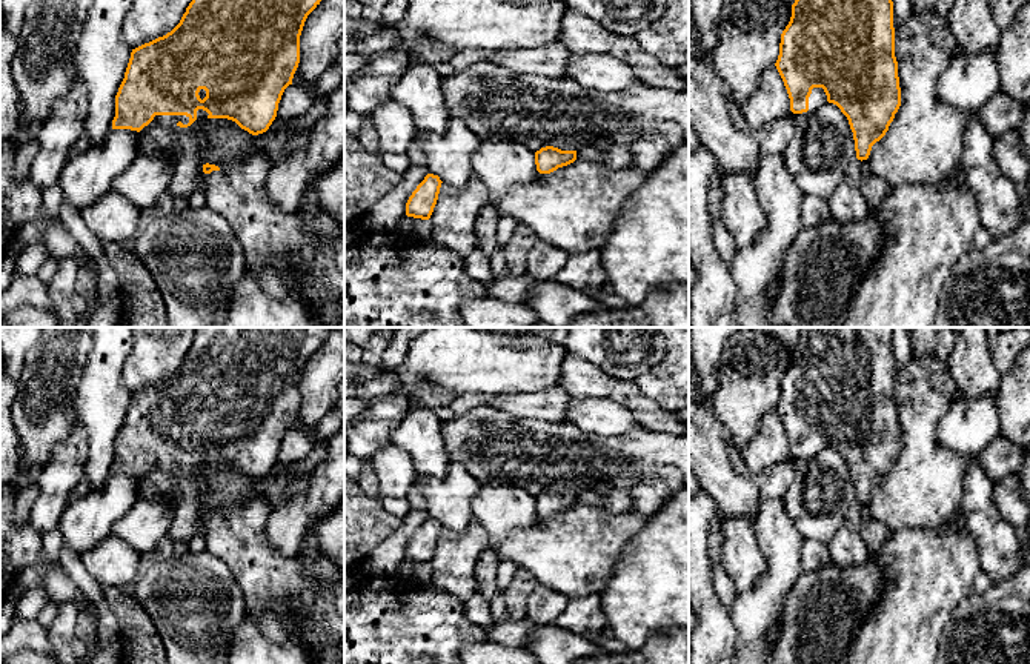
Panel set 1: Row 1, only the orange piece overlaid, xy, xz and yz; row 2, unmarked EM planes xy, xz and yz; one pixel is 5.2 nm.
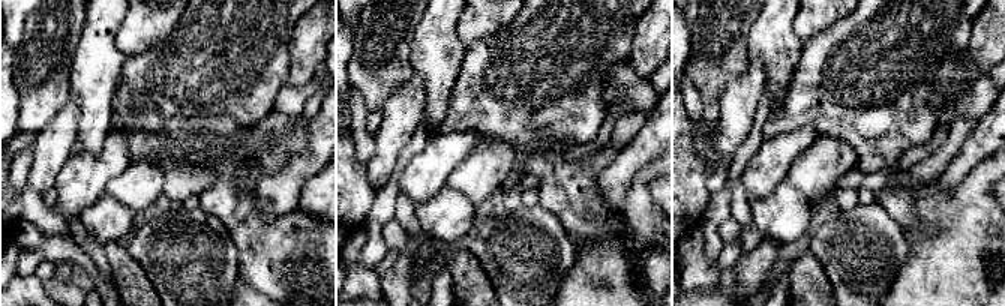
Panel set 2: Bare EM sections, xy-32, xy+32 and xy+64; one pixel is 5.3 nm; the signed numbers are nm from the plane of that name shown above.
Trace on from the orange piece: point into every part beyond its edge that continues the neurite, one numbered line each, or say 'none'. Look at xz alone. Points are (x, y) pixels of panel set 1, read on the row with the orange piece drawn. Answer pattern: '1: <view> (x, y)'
none

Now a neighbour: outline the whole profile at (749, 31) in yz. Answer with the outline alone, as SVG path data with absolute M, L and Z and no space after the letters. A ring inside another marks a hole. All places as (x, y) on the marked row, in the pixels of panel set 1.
M724 0L718 17L718 43L710 52L710 68L732 89L733 98L744 105L761 85L761 75L779 55L781 34L792 17L786 0Z

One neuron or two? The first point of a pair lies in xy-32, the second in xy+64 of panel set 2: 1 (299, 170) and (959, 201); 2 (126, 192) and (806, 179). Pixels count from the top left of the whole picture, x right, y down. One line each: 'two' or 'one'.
1: two
2: one

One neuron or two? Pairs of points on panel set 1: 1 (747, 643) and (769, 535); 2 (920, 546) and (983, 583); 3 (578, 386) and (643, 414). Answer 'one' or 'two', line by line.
1: one
2: two
3: one

